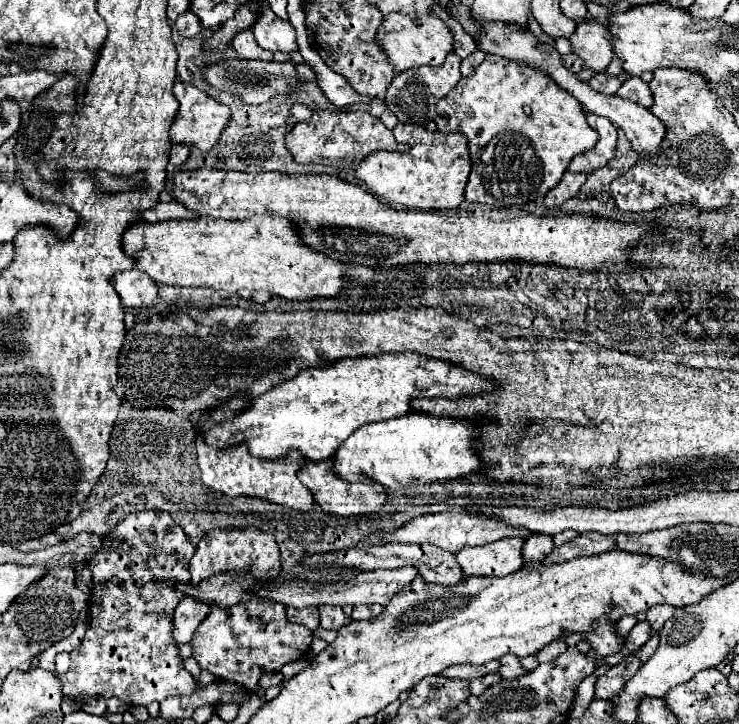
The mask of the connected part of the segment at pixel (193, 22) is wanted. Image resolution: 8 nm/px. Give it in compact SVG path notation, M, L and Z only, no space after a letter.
M189 8L187 12L183 12L183 14L177 18L175 26L177 26L179 34L181 34L181 36L187 36L187 38L197 36L197 34L203 30L199 16L197 16L197 14L195 14L191 8Z

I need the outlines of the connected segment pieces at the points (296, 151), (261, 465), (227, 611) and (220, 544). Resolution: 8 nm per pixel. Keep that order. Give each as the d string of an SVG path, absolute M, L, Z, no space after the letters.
M315 110L309 122L297 122L287 134L287 148L293 154L295 162L301 164L325 164L335 168L353 168L359 160L369 156L375 150L393 150L407 152L409 144L399 144L391 130L385 124L371 116L369 112L333 112L333 110Z
M203 436L195 438L195 446L197 446L197 456L199 456L201 480L211 490L223 492L231 498L259 496L259 498L265 498L265 500L271 500L277 504L285 504L285 506L289 506L293 510L301 510L301 512L307 512L313 508L313 496L311 496L309 488L305 488L301 484L301 480L297 480L297 468L301 466L301 462L297 462L297 460L301 458L301 452L289 450L289 454L283 458L265 460L265 458L251 456L249 448L245 444L227 446L227 448L207 446Z
M249 600L237 608L221 608L211 604L207 620L203 620L191 640L193 658L203 670L209 670L217 678L241 684L249 692L257 690L263 674L277 672L283 664L295 662L307 654L313 640L313 632L301 628L301 624L289 622L285 606L273 600Z
M255 526L245 528L217 528L207 532L197 544L197 550L189 562L191 582L197 584L213 574L237 570L237 572L253 572L253 576L277 576L281 572L281 560L279 560L279 548L273 538L273 534L263 532Z

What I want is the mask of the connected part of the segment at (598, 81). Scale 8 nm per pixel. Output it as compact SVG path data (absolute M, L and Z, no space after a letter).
M599 72L589 80L589 84L593 84L595 90L601 90L605 94L615 94L619 90L619 86L621 86L621 80L613 78L613 76L607 76L605 72Z

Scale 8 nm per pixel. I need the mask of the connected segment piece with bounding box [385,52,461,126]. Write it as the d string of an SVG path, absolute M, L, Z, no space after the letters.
M451 52L441 66L425 66L425 68L415 68L415 70L397 74L393 78L391 86L387 88L385 106L391 112L395 112L399 122L413 122L413 124L417 122L419 126L425 126L435 116L437 100L447 96L447 92L461 80L459 64L461 64L461 58L455 52Z

